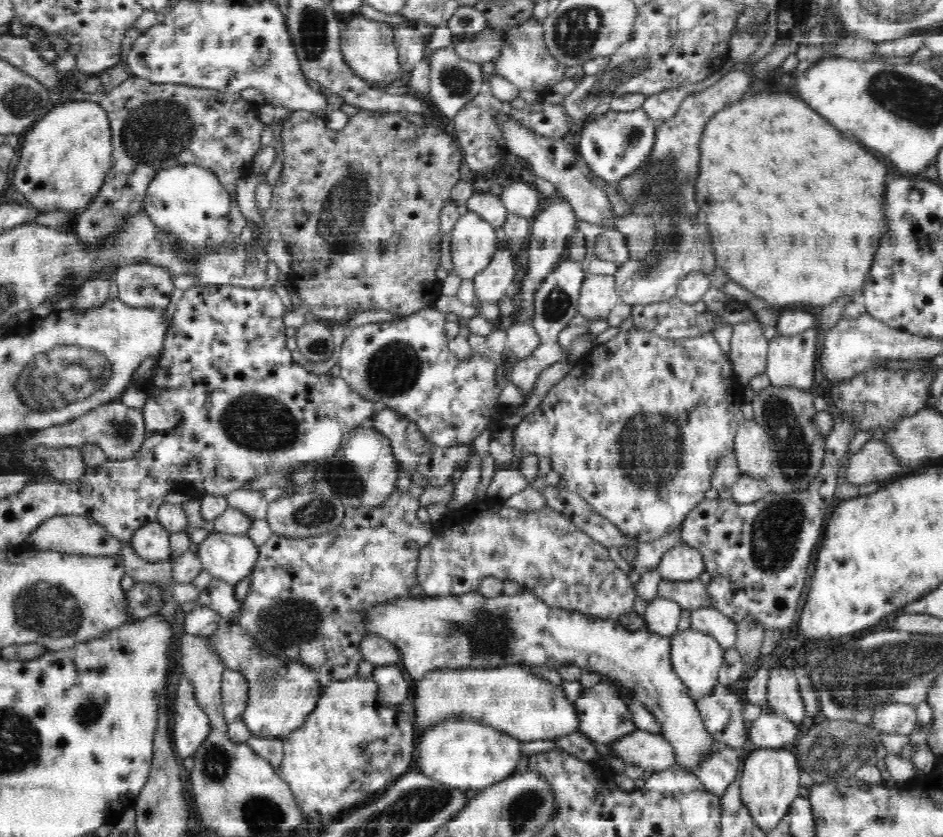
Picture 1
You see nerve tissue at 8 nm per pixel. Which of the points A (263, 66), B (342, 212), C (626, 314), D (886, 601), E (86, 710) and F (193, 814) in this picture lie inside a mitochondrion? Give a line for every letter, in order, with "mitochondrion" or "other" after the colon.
A: mitochondrion
B: mitochondrion
C: other
D: other
E: mitochondrion
F: other

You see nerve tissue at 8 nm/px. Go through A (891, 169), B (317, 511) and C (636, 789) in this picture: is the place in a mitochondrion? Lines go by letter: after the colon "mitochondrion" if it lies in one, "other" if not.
A: other
B: mitochondrion
C: other

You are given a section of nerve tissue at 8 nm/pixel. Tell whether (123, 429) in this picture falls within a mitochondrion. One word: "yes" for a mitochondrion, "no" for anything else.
yes

